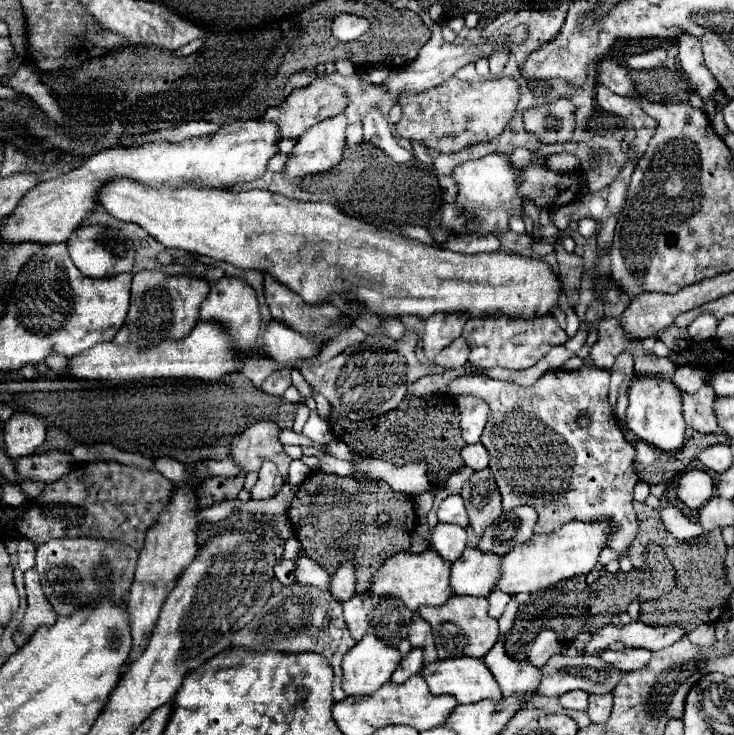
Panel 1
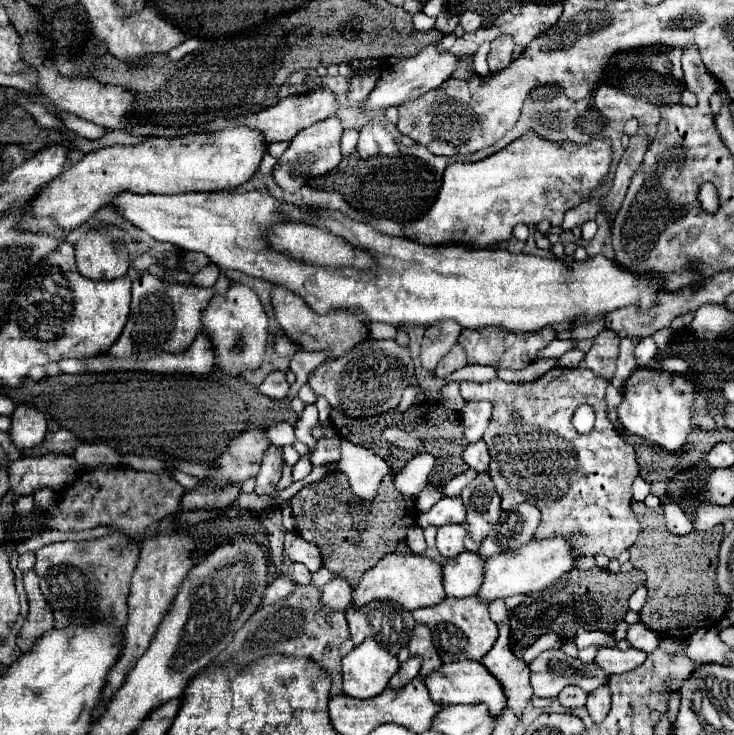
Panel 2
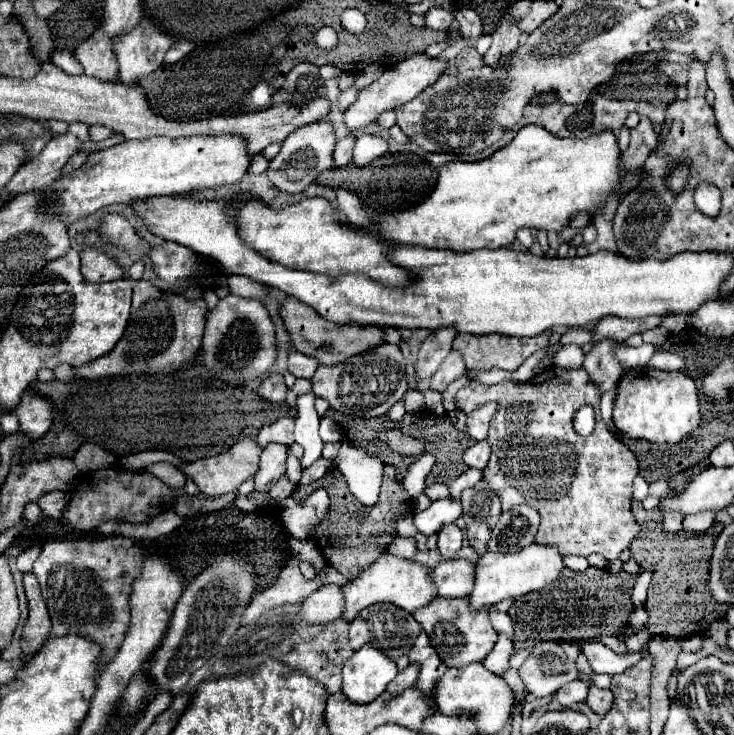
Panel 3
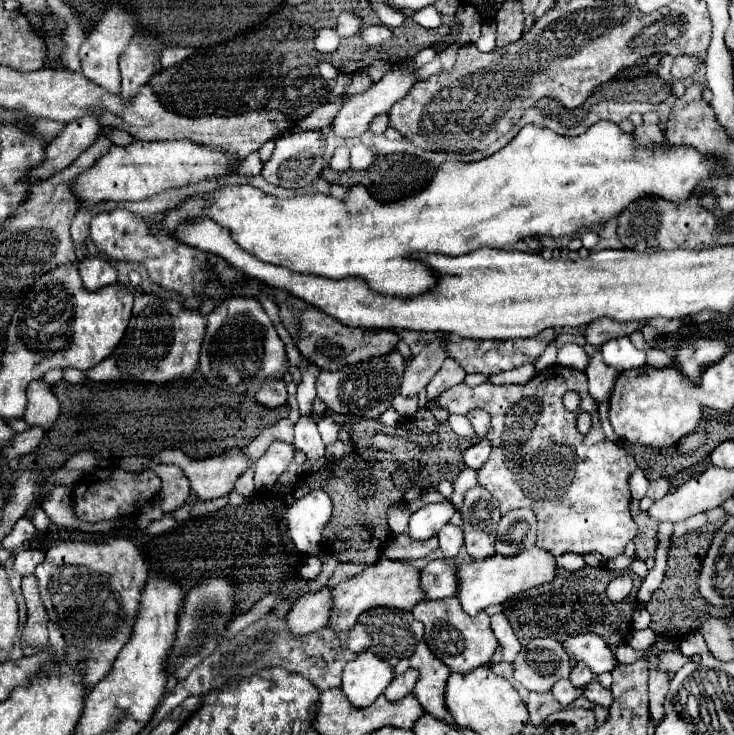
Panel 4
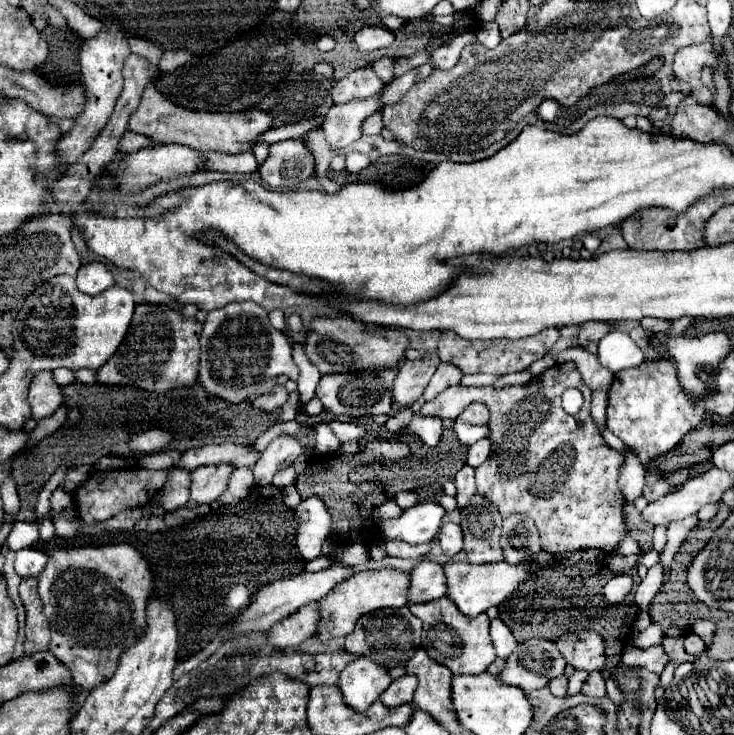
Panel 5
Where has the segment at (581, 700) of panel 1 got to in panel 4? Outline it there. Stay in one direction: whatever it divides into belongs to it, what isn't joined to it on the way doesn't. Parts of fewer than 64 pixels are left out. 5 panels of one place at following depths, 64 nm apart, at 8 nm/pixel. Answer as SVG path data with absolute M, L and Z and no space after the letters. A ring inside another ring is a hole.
M558 680L554 686L552 686L552 694L554 694L554 698L562 704L562 706L568 706L572 700L576 700L582 692L580 690L576 690L572 684L570 684L570 680Z

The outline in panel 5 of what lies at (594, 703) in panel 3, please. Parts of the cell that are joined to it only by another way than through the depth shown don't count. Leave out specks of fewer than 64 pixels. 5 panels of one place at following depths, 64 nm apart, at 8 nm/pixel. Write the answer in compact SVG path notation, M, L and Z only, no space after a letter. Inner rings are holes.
M592 670L592 672L588 674L588 680L586 680L584 686L582 686L582 694L586 694L586 696L596 696L596 698L606 696L606 682L604 682L604 678L602 678L602 672Z

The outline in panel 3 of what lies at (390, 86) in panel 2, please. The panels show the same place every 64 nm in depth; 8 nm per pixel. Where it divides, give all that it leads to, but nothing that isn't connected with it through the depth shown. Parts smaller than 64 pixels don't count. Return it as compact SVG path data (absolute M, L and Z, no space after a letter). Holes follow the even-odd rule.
M416 54L410 56L402 62L398 62L396 66L388 68L376 82L372 82L370 86L366 86L364 90L358 92L356 102L344 110L344 126L352 132L360 132L366 124L374 122L382 112L386 110L394 110L398 108L398 104L404 104L408 100L412 100L416 94L420 94L428 84L434 84L434 80L440 76L440 72L446 68L444 62L428 58L426 54Z

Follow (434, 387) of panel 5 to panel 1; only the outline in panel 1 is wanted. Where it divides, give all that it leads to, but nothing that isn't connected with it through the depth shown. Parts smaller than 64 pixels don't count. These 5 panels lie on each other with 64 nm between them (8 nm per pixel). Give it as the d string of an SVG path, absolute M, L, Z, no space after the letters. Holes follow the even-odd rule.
M456 338L448 348L444 348L444 352L440 352L440 356L436 356L434 362L444 370L464 366L468 362L468 344L464 344L464 338Z

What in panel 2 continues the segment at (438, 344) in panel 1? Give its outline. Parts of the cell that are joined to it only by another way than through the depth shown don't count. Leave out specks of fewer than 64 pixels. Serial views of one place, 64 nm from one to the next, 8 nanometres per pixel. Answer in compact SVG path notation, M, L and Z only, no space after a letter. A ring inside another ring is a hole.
M446 320L444 324L434 324L432 328L426 328L430 336L426 334L422 340L420 350L420 362L426 372L434 372L438 362L452 350L456 344L462 328L458 324L452 324L452 320Z

